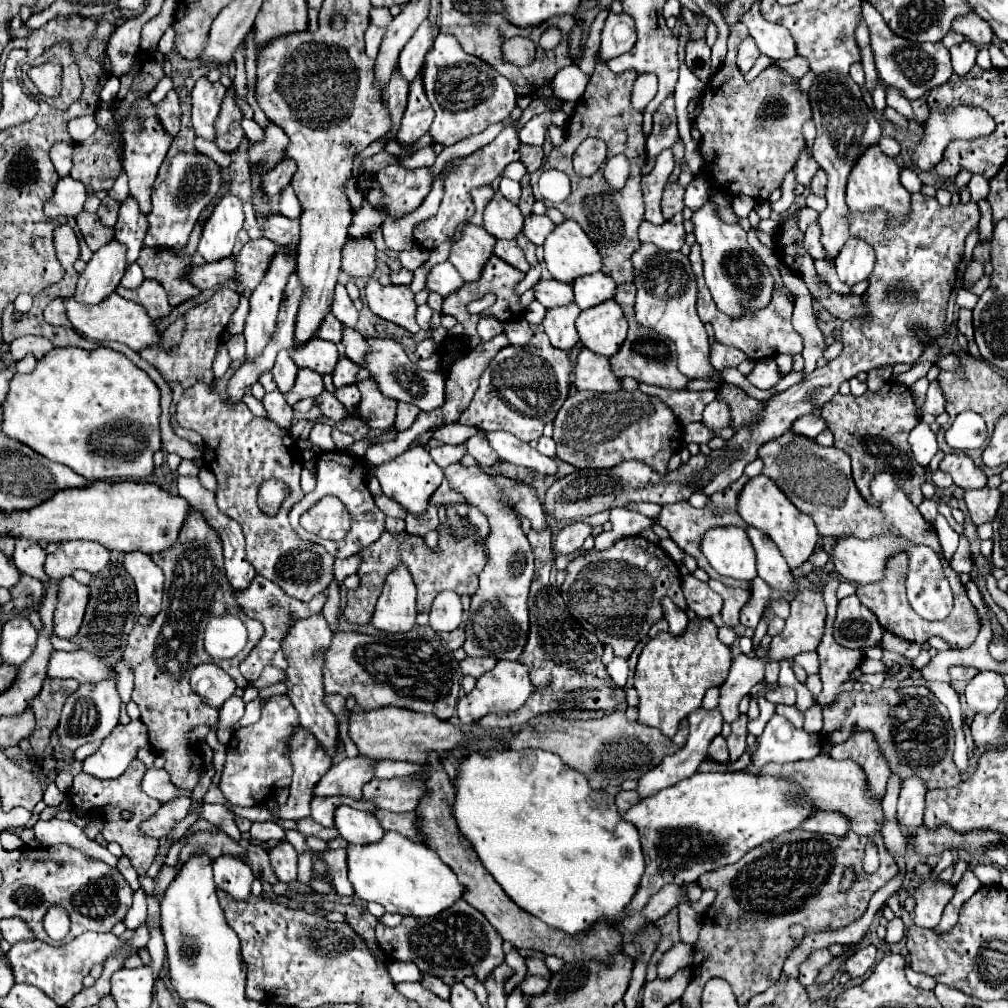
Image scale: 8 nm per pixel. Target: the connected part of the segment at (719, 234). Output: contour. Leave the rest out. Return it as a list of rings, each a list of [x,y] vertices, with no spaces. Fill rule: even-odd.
[[[707,202],[701,210],[693,212],[693,224],[695,224],[695,238],[701,246],[703,256],[703,268],[705,268],[705,282],[711,290],[711,296],[715,298],[715,304],[723,314],[737,320],[745,312],[757,312],[765,308],[773,298],[775,280],[769,272],[769,268],[761,262],[761,258],[749,248],[747,244],[747,232],[739,224],[727,224],[723,222],[715,206]]]

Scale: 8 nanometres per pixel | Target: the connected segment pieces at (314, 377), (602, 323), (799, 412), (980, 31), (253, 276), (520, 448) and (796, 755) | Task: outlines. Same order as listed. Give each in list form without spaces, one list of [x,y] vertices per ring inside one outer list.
[[[301,368],[297,374],[297,382],[295,382],[295,390],[291,390],[291,394],[285,394],[287,404],[297,404],[303,398],[317,398],[321,392],[325,390],[323,384],[323,376],[319,372]]]
[[[605,302],[591,310],[583,310],[577,318],[577,332],[583,346],[591,352],[611,358],[627,336],[627,320],[617,302]]]
[[[913,194],[909,214],[901,226],[887,226],[889,216],[885,210],[851,212],[847,218],[851,236],[863,238],[875,250],[877,260],[869,278],[869,290],[863,294],[869,316],[843,322],[841,338],[845,348],[839,358],[831,360],[825,368],[813,370],[803,382],[767,400],[767,406],[759,412],[757,420],[749,428],[741,426],[735,430],[733,438],[725,442],[725,448],[711,452],[709,456],[691,456],[689,462],[681,464],[673,472],[659,474],[645,462],[627,460],[609,470],[583,470],[559,478],[547,490],[547,514],[561,520],[579,520],[633,502],[657,502],[663,506],[689,500],[693,492],[711,496],[743,476],[745,466],[757,458],[757,450],[763,442],[777,438],[789,430],[797,418],[827,404],[839,392],[841,382],[851,380],[861,370],[881,368],[887,364],[915,364],[927,346],[915,338],[911,324],[921,324],[931,340],[937,340],[945,332],[945,310],[955,284],[955,270],[963,256],[967,234],[979,224],[979,206],[975,202],[941,206],[935,198]]]
[[[969,14],[969,16],[963,16],[959,20],[953,22],[953,30],[955,32],[961,32],[967,40],[975,42],[975,44],[991,44],[993,42],[993,30],[991,26],[987,26],[987,22],[975,14]]]
[[[267,238],[251,240],[243,246],[241,254],[235,256],[239,294],[243,294],[245,288],[253,290],[261,282],[261,278],[265,276],[269,264],[271,264],[271,258],[275,256],[275,250],[277,250],[277,246]]]
[[[493,432],[485,434],[493,446],[493,450],[507,462],[525,466],[531,470],[537,470],[543,476],[555,476],[557,474],[557,462],[553,458],[547,458],[539,454],[535,448],[531,448],[527,442],[521,442],[513,434],[505,432]]]
[[[775,714],[761,734],[757,750],[753,752],[753,766],[761,768],[769,762],[787,764],[815,758],[821,752],[821,736],[817,734],[817,738],[811,738],[811,734],[803,732],[805,738],[799,738],[799,732],[801,730],[797,730],[791,722],[785,722],[785,718]]]

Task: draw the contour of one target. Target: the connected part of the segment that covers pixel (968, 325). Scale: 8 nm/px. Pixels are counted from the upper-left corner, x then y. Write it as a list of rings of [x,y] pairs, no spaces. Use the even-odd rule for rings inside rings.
[[[959,308],[959,314],[957,314],[957,328],[959,328],[959,332],[961,332],[967,340],[973,340],[971,310],[967,310],[967,308]]]

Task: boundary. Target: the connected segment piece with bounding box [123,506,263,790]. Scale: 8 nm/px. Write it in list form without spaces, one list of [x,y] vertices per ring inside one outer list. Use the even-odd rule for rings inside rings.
[[[193,506],[189,508],[177,542],[171,548],[153,554],[151,558],[165,574],[163,608],[153,618],[151,626],[135,626],[131,630],[123,652],[123,660],[131,664],[135,674],[135,690],[131,700],[141,710],[141,722],[149,730],[151,746],[157,750],[159,756],[165,758],[165,768],[169,770],[175,786],[183,790],[193,790],[203,772],[203,758],[197,756],[197,748],[191,744],[187,734],[201,724],[215,726],[219,720],[219,718],[211,718],[211,712],[187,712],[189,704],[195,698],[189,686],[189,672],[195,666],[211,660],[203,648],[205,626],[209,618],[221,614],[233,614],[245,622],[249,630],[249,644],[245,646],[245,650],[227,662],[219,660],[219,666],[239,686],[247,686],[247,680],[239,672],[239,662],[251,652],[255,642],[263,636],[263,626],[247,618],[243,610],[239,610],[239,604],[235,600],[235,590],[225,576],[221,538],[207,524],[205,516],[197,508]],[[181,704],[185,704],[185,712],[181,710]]]

